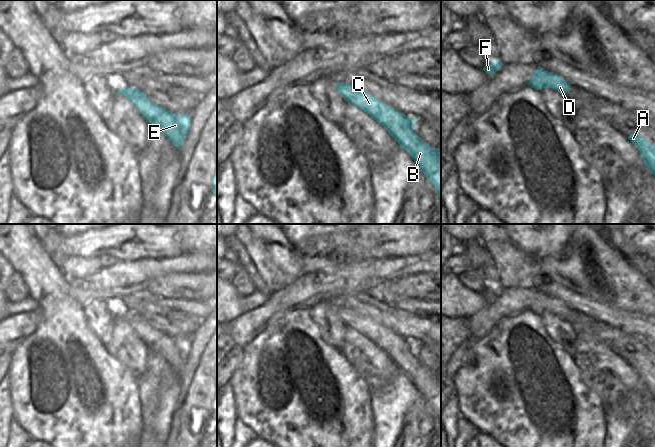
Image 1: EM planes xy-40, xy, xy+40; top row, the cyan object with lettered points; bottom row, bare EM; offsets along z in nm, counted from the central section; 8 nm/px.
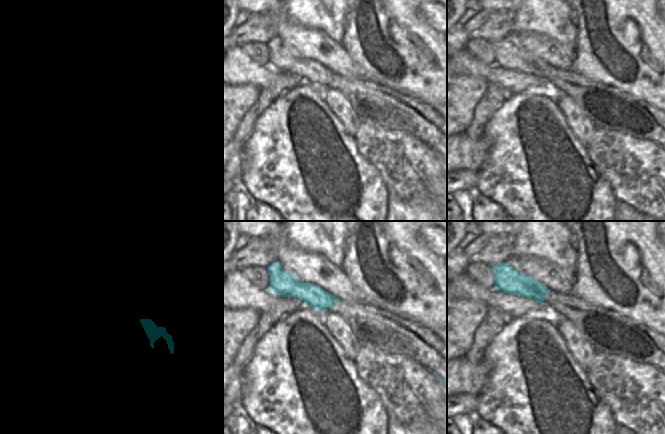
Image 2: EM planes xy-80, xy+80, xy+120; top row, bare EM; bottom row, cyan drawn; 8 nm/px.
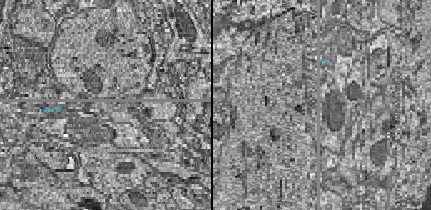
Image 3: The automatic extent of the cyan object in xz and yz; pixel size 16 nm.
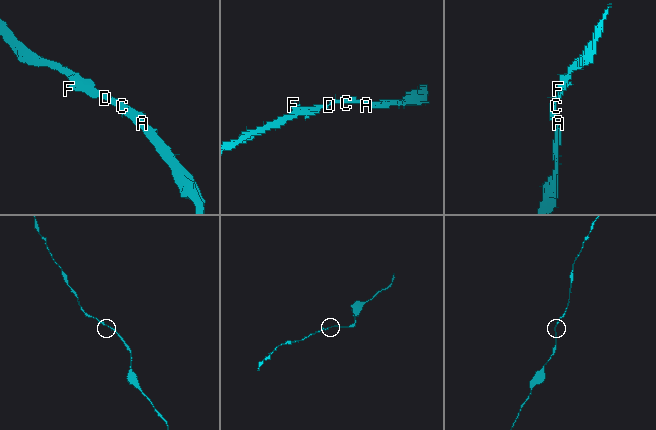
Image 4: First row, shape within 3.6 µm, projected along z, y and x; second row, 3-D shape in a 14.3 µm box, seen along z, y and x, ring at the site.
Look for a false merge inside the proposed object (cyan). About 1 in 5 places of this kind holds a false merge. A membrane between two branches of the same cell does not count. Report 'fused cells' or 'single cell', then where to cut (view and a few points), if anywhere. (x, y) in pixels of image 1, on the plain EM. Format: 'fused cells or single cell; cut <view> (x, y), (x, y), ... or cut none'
single cell; cut none

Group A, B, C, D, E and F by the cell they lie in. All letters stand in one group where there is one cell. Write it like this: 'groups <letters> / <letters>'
groups A B C D E F

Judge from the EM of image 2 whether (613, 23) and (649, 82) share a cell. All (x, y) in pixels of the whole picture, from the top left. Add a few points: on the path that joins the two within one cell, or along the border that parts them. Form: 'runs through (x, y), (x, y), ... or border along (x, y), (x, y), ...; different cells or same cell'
runs through (621, 38), (641, 58), (642, 69); same cell

